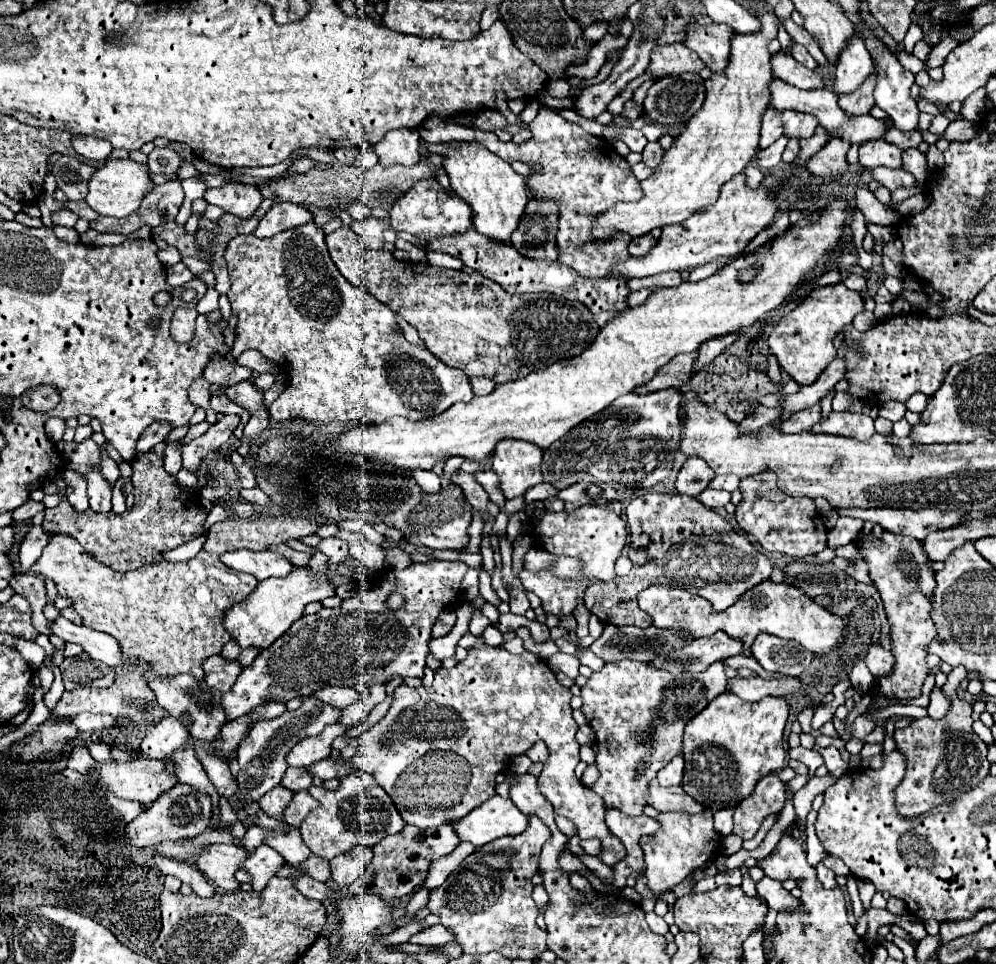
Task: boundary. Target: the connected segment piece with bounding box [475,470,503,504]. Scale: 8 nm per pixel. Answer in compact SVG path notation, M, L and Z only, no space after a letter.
M483 470L483 472L475 474L475 480L487 490L491 502L495 502L495 504L503 502L503 496L499 492L499 478L493 474L493 470Z

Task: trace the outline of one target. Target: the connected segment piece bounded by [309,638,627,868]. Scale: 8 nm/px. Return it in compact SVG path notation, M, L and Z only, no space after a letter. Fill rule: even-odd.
M477 638L477 646L469 650L469 656L463 662L459 662L451 670L439 668L435 672L433 686L397 686L389 712L369 732L373 736L369 736L367 742L359 742L359 754L353 756L351 766L345 768L341 758L327 758L315 762L313 766L309 766L309 770L321 780L329 780L335 776L339 778L353 770L367 770L375 774L377 784L393 798L401 818L407 824L413 824L417 828L437 828L439 824L453 824L461 820L473 808L495 796L495 774L507 766L511 756L525 754L537 740L543 740L549 748L549 758L539 776L539 790L553 804L555 814L561 814L575 822L579 838L601 840L599 860L605 866L613 868L617 862L623 860L623 854L627 854L627 850L623 848L623 842L619 838L611 836L605 824L603 798L593 790L581 786L579 778L573 772L579 764L579 744L575 740L575 732L579 726L571 716L571 696L573 694L557 682L553 670L539 656L531 652L515 656L501 646L495 648L485 644L483 638Z

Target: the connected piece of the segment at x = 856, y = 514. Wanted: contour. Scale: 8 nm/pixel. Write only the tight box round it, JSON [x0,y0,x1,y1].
[835,508,965,540]

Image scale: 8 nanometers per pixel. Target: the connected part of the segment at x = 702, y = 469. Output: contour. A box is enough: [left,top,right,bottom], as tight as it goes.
[675,456,715,496]

